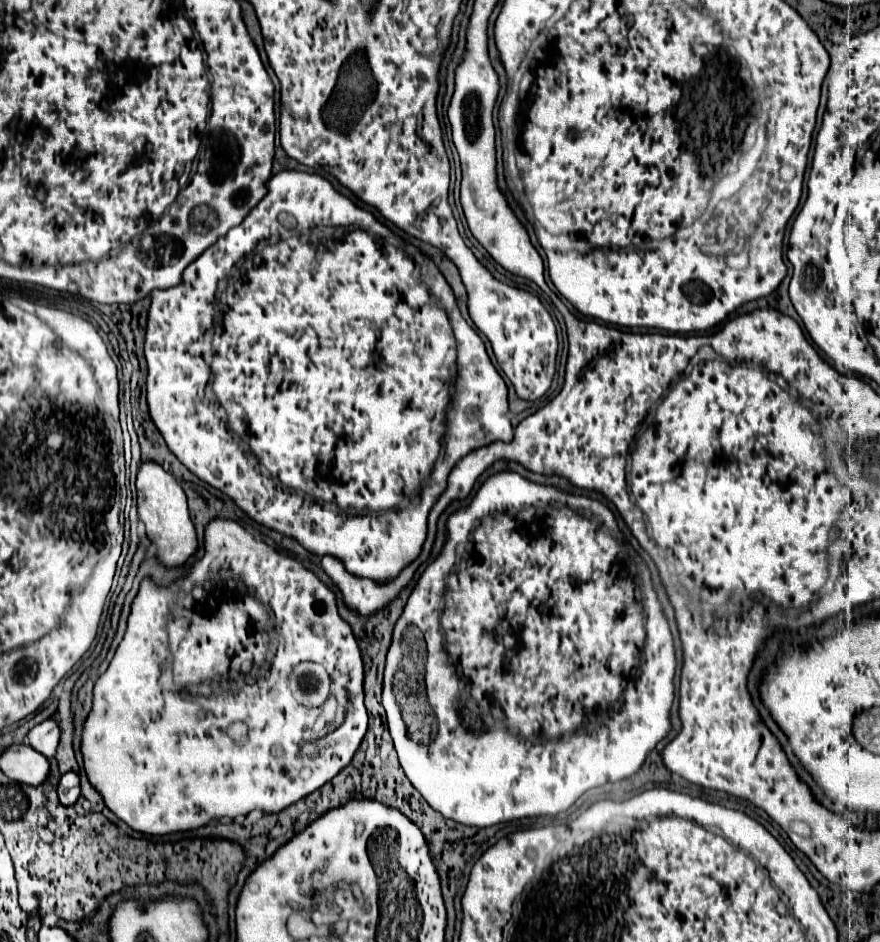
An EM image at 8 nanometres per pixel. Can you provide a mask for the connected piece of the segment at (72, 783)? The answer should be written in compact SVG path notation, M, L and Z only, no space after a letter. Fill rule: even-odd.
M66 772L58 782L58 798L62 806L74 806L80 796L80 784L76 772Z

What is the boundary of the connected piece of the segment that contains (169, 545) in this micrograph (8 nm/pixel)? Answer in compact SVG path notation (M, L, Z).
M146 460L142 462L136 478L138 488L138 514L146 526L146 534L150 540L158 544L158 554L166 566L180 566L192 556L198 548L196 542L196 530L190 522L188 506L186 506L186 494L180 488L178 480L166 472L158 462Z

